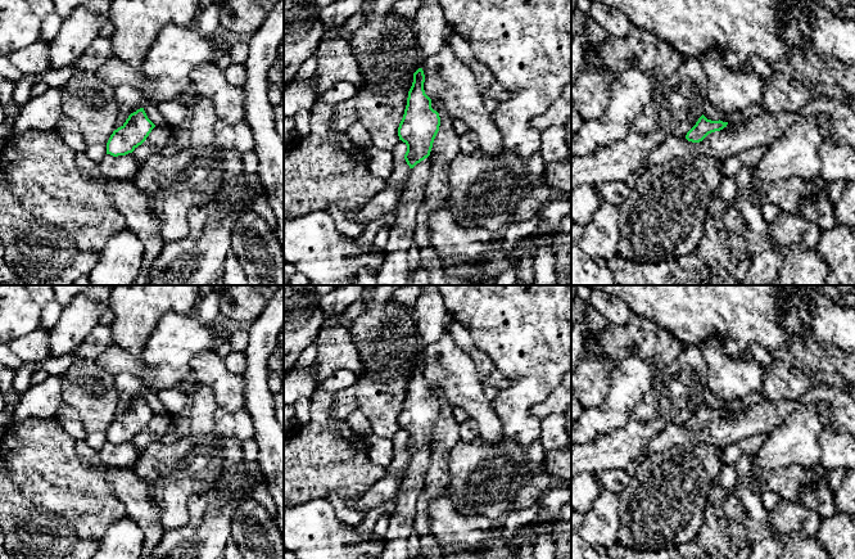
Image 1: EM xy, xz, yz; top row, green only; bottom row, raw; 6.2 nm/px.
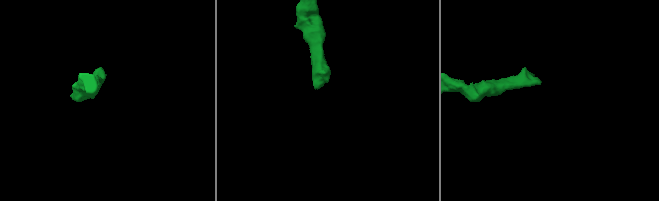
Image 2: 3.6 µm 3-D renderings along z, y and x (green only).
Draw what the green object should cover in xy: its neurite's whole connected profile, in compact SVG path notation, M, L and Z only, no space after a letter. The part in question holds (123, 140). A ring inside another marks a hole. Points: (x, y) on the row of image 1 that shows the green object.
M144 108L137 109L113 131L107 143L107 154L118 157L132 153L146 140L154 127L155 125L148 118Z

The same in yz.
M704 114L698 118L696 125L687 132L686 139L692 143L702 141L709 134L720 131L727 127L728 122L711 121Z

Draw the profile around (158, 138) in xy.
M155 125L146 140L131 153L139 163L146 161L151 154L160 153L168 143L169 130Z

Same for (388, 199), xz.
M385 186L380 193L370 198L359 209L349 212L349 221L368 225L388 213L398 213L403 189Z

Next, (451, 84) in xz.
M448 26L444 44L435 54L424 58L424 90L431 99L431 108L444 108L452 120L461 120L470 135L479 138L479 148L487 154L503 155L502 135L492 114L485 109L472 69L452 50L449 35L457 33Z

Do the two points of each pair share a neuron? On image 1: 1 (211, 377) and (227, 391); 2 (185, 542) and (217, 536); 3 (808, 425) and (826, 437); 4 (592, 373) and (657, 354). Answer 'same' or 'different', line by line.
1: same
2: same
3: different
4: same

